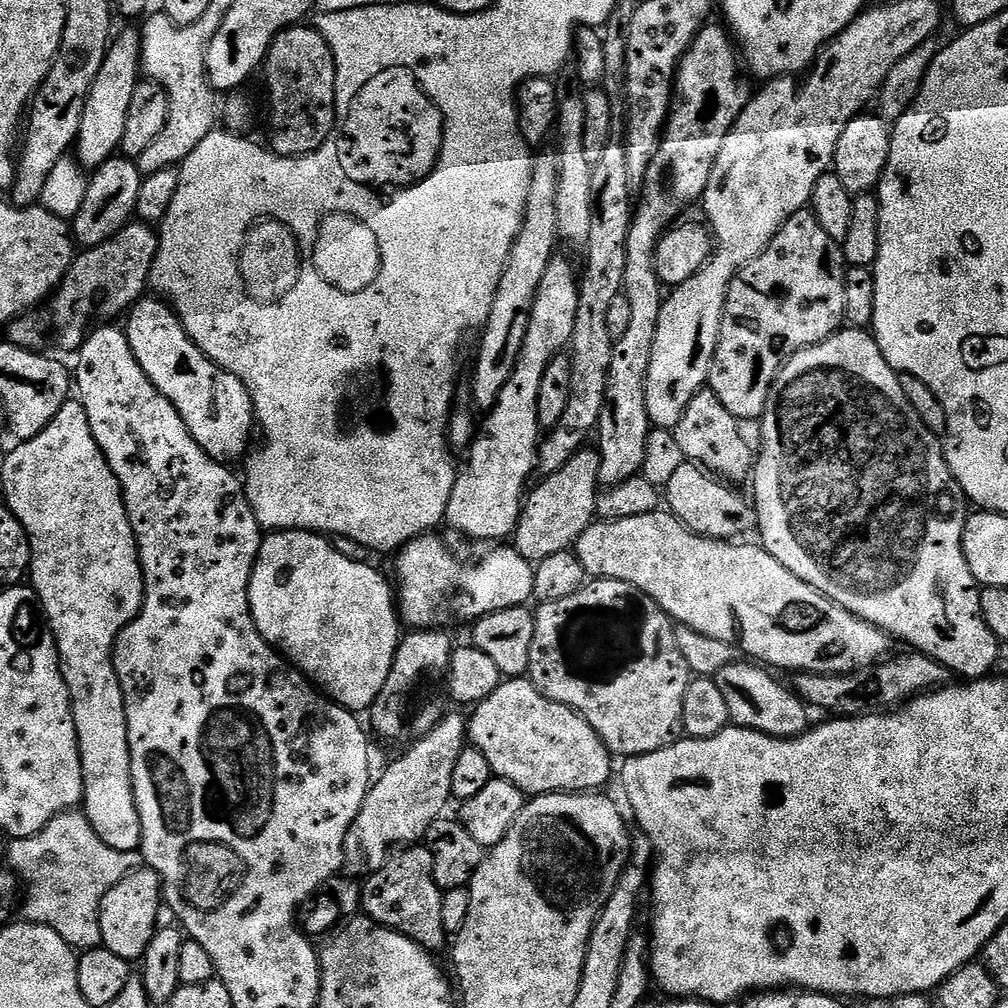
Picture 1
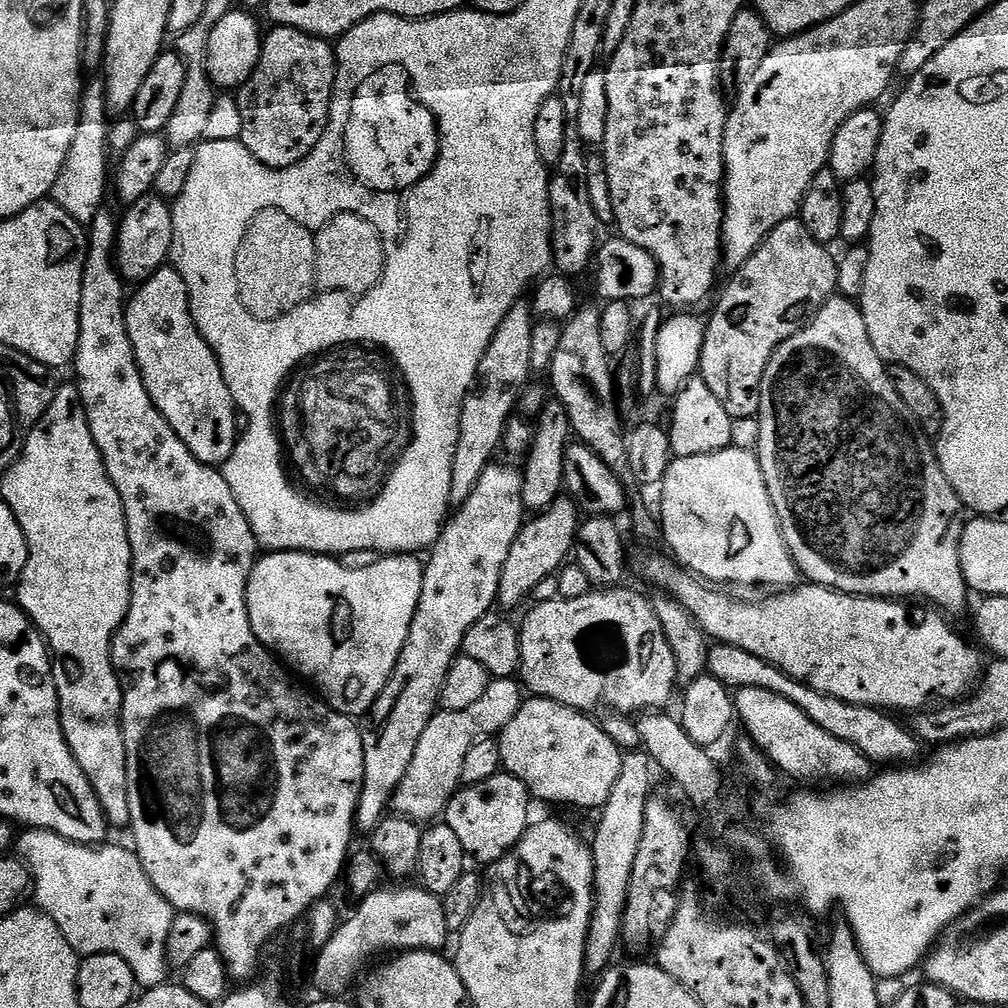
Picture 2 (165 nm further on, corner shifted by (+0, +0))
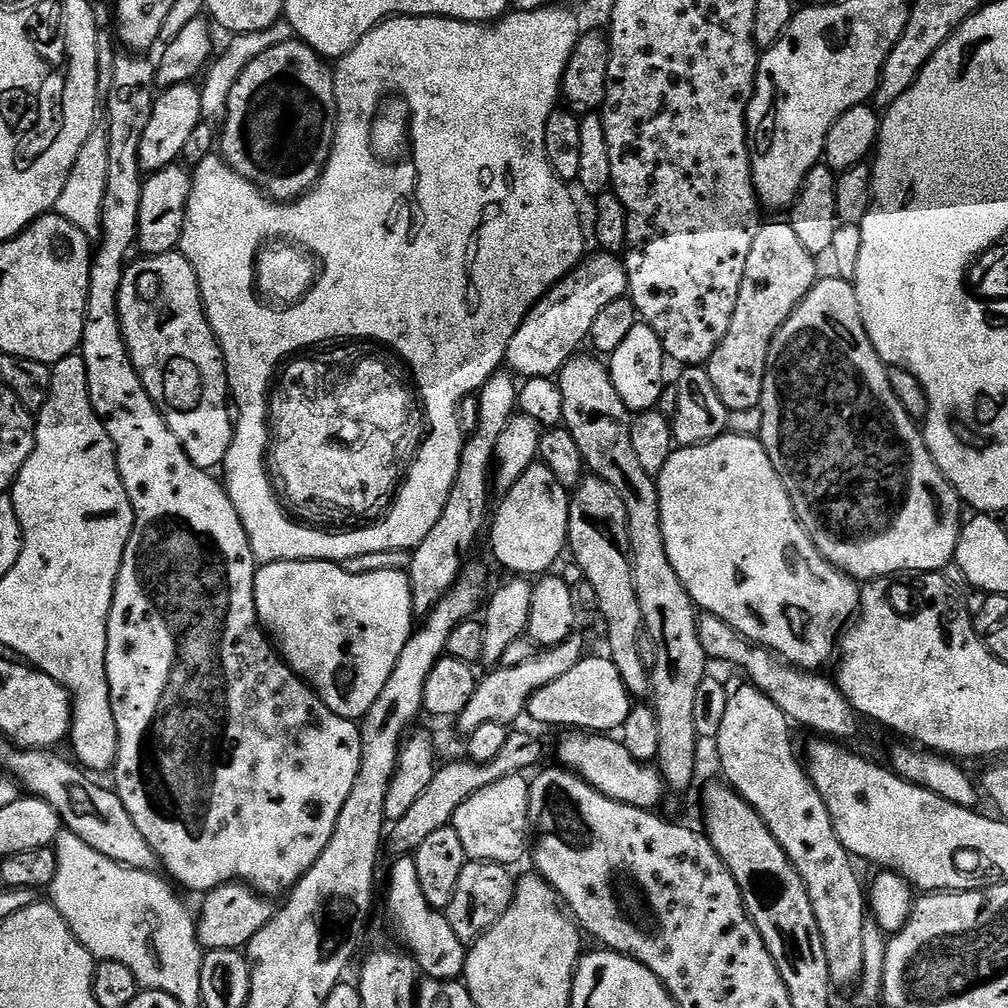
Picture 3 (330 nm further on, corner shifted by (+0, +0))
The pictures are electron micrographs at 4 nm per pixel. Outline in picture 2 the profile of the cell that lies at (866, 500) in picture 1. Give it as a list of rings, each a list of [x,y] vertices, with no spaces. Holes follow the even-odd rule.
[[[839,294],[833,295],[832,299],[827,300],[823,306],[816,311],[815,316],[805,324],[804,328],[798,334],[791,336],[782,346],[778,346],[778,350],[770,358],[770,362],[766,366],[766,374],[760,383],[760,411],[758,419],[760,421],[760,447],[758,455],[760,465],[762,466],[762,474],[766,478],[766,486],[768,493],[772,499],[774,510],[778,514],[778,522],[780,529],[784,535],[786,546],[790,550],[790,554],[794,558],[797,569],[801,573],[804,572],[809,581],[814,584],[821,584],[823,588],[832,588],[836,592],[845,592],[851,596],[879,596],[881,598],[908,598],[904,596],[921,596],[924,600],[933,600],[937,609],[943,610],[945,613],[965,611],[968,608],[968,596],[970,593],[969,586],[964,580],[962,574],[962,566],[960,565],[960,539],[964,533],[964,525],[966,523],[966,509],[963,502],[958,498],[958,494],[954,490],[954,486],[950,486],[950,482],[946,478],[946,474],[942,474],[942,466],[936,457],[936,449],[933,441],[920,428],[920,424],[915,420],[914,414],[907,409],[905,402],[898,396],[898,390],[895,389],[894,382],[888,373],[889,365],[884,363],[884,357],[878,354],[878,350],[874,350],[874,342],[870,342],[870,334],[866,330],[866,322],[861,314],[859,307],[851,299],[845,298]]]

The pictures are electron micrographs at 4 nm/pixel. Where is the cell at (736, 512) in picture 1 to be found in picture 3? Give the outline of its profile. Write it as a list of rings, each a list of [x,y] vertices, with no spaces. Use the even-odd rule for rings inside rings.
[[[725,434],[693,448],[677,447],[673,451],[670,462],[666,462],[666,466],[660,472],[658,487],[660,490],[660,513],[662,514],[662,534],[666,542],[666,554],[670,558],[670,566],[674,566],[682,586],[686,586],[686,590],[697,609],[722,618],[722,622],[734,626],[734,630],[738,630],[738,634],[742,634],[747,640],[751,640],[753,644],[760,644],[764,648],[769,648],[771,652],[777,652],[784,660],[787,660],[789,664],[794,665],[796,668],[822,670],[820,668],[826,667],[831,660],[833,663],[837,659],[838,645],[841,643],[842,633],[849,627],[850,621],[857,615],[860,608],[861,589],[858,587],[857,581],[853,580],[851,576],[847,576],[845,572],[840,572],[835,568],[814,546],[810,534],[801,526],[800,519],[796,517],[796,511],[790,502],[782,478],[778,478],[778,474],[770,462],[763,444],[760,443],[757,437]]]

